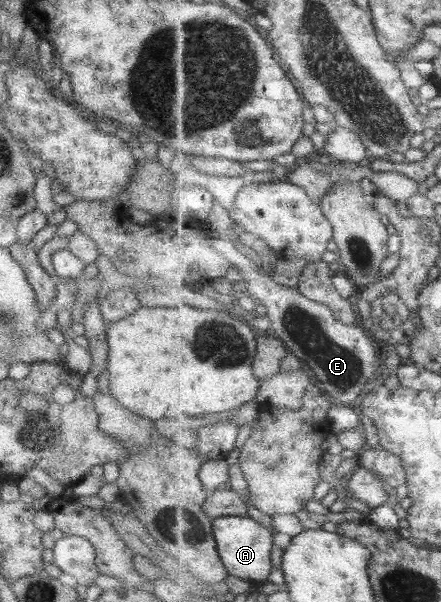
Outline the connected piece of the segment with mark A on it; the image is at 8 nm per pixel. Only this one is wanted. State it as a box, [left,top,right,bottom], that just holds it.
[214,515,278,583]

